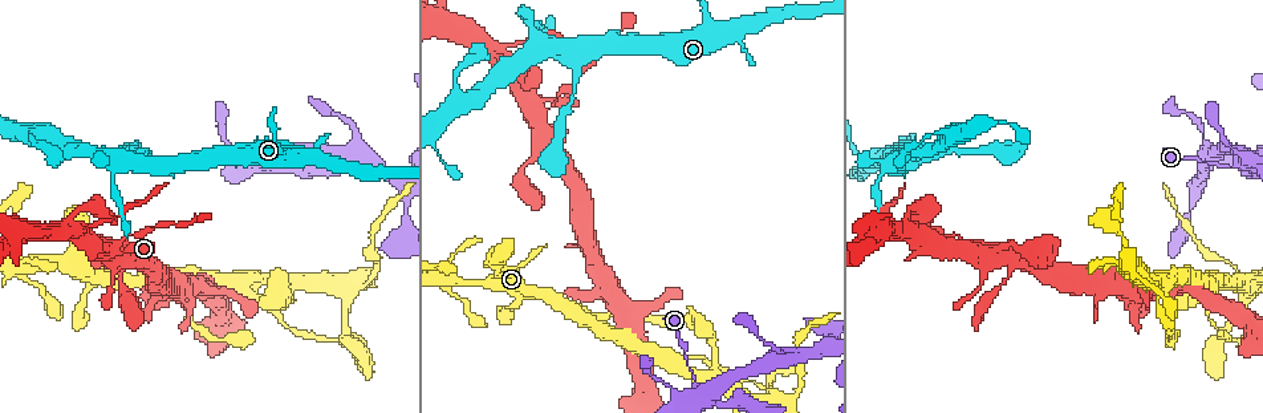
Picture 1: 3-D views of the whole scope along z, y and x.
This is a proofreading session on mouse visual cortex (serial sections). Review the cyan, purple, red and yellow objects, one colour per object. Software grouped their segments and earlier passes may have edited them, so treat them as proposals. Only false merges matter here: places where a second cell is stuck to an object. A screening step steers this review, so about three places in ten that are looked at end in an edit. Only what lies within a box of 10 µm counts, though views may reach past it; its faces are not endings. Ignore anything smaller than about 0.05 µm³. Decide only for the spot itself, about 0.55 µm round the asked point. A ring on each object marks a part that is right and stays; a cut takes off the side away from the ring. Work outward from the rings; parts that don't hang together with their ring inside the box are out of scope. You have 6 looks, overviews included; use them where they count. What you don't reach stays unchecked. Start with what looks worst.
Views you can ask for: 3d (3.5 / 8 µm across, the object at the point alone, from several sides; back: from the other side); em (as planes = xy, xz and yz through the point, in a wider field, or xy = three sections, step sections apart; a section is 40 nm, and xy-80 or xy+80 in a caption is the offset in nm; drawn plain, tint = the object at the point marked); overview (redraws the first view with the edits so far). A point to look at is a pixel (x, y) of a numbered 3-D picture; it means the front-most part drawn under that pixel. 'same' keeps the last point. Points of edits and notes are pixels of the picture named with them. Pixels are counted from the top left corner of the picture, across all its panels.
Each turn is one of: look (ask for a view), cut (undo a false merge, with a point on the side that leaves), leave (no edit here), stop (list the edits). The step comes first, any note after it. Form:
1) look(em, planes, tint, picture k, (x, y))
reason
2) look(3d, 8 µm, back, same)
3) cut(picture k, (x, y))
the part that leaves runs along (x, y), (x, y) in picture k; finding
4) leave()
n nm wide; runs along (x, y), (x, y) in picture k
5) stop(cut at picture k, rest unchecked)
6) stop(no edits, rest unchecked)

look(3d, 8 µm, picture 1, (689, 359))
calibre changes

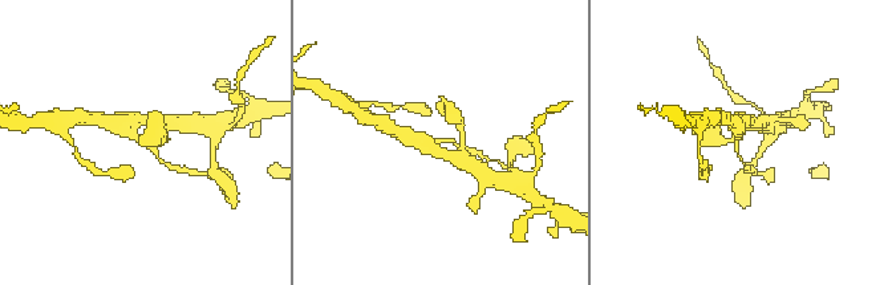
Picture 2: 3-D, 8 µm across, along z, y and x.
look(em, planes, tint, same)
arms of 100, 450 nm

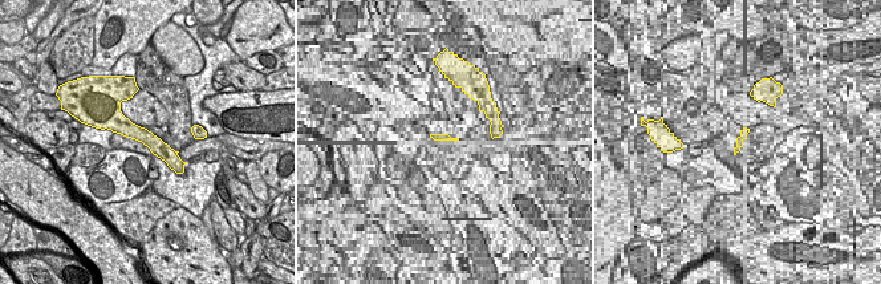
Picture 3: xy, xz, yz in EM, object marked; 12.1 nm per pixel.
leave()
runs along (114, 114), (181, 165) in picture 3; continuous, no second cell

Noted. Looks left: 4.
look(3d, 3.5 µm, picture 1, (802, 382))
calibre changes

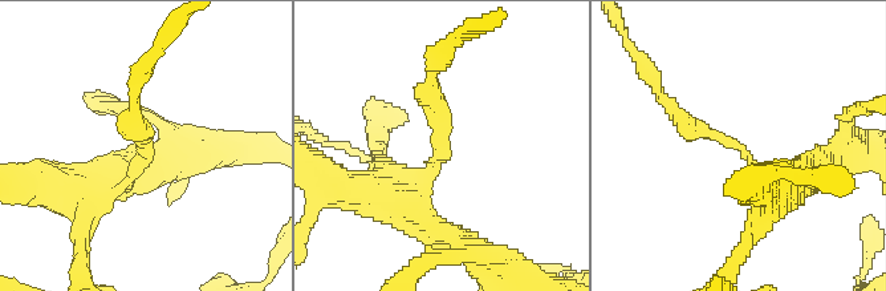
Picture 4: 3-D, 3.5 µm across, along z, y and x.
look(em, xy, step 3, tint, picture 4, (147, 150))
arms of 250, 300 nm; need the tissue

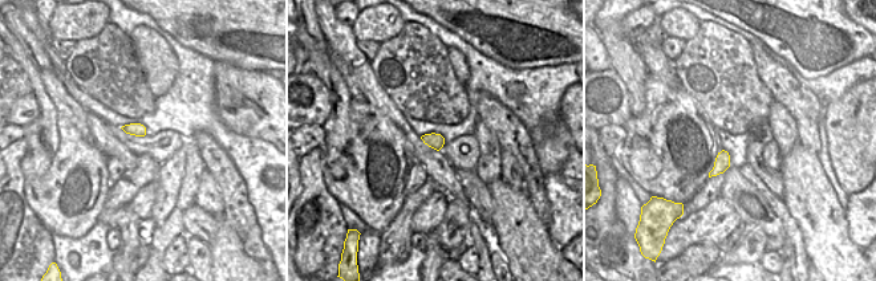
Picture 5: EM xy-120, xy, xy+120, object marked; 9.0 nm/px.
look(em, xy, step 2, tint, same)

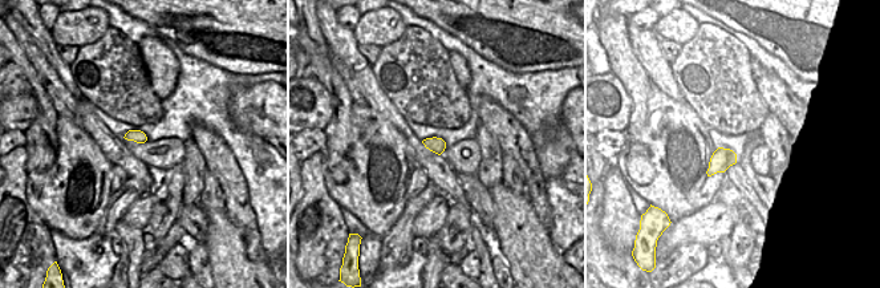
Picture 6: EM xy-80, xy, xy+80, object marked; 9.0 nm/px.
leave()
140 nm wide; runs along (789, 184), (670, 106) in picture 4; one cell here

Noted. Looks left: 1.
stop(no edits, rest unchecked)

